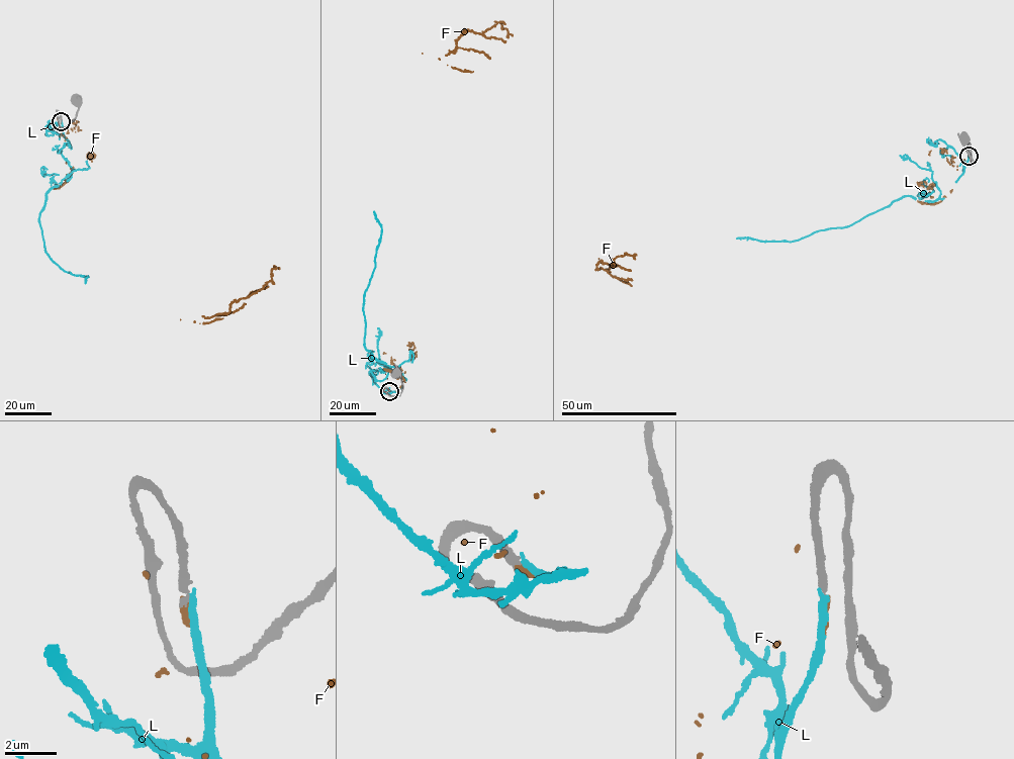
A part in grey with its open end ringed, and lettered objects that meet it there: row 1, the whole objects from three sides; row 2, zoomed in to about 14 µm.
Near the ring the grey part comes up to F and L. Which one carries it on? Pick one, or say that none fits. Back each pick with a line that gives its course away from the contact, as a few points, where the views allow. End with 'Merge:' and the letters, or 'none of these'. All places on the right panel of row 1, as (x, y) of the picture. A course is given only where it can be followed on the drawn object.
F: Its course: (969, 156), (968, 159), (629, 283), (965, 150)
Merge: F

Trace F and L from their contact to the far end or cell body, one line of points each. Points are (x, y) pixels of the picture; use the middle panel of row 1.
F: (389, 391), (466, 72), (384, 389)
L: (389, 390), (370, 374), (377, 362), (403, 377), (364, 345), (364, 293), (381, 231), (373, 211)

